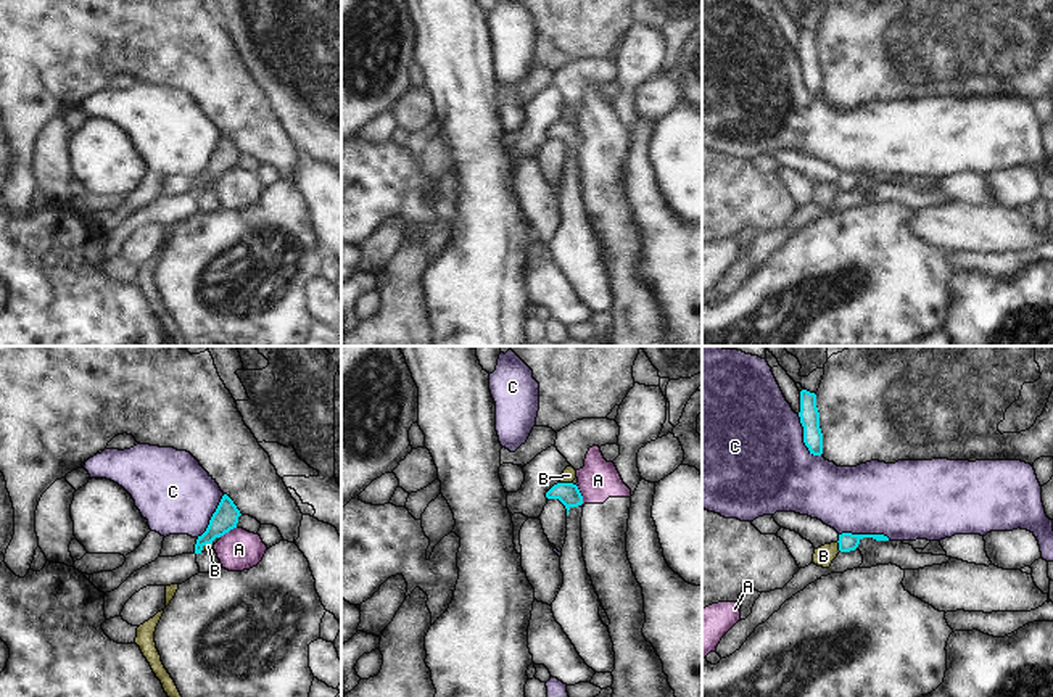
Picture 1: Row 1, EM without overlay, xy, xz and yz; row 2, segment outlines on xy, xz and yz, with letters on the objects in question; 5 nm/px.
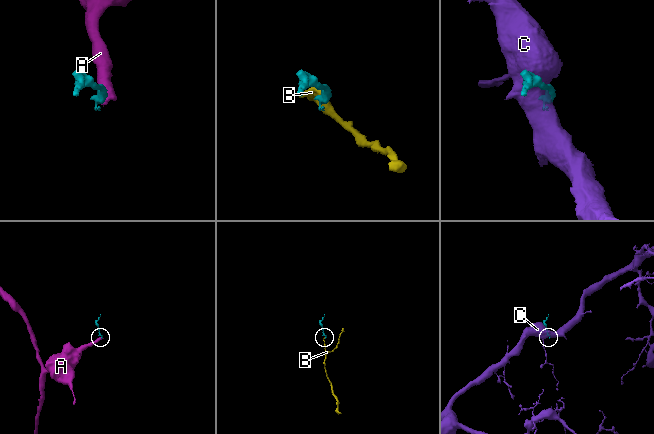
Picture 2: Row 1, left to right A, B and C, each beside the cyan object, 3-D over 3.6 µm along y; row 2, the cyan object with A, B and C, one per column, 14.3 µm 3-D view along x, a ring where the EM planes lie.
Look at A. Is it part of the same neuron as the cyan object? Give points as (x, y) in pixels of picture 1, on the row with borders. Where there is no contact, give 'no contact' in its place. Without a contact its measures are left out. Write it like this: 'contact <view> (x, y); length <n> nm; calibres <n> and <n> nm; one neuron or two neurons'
contact xz (580, 494); length 110 nm; calibres 110 and 200 nm; two neurons

